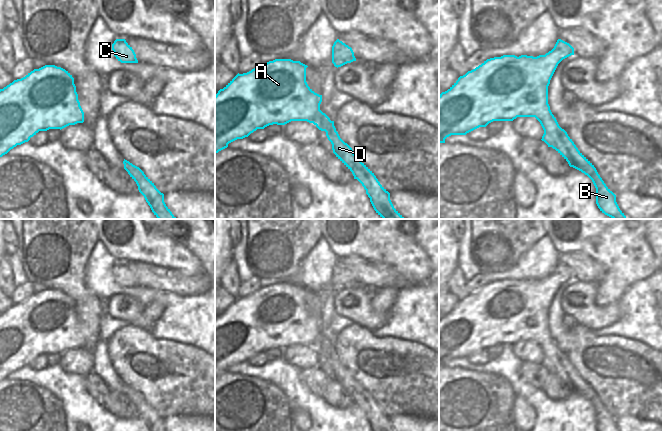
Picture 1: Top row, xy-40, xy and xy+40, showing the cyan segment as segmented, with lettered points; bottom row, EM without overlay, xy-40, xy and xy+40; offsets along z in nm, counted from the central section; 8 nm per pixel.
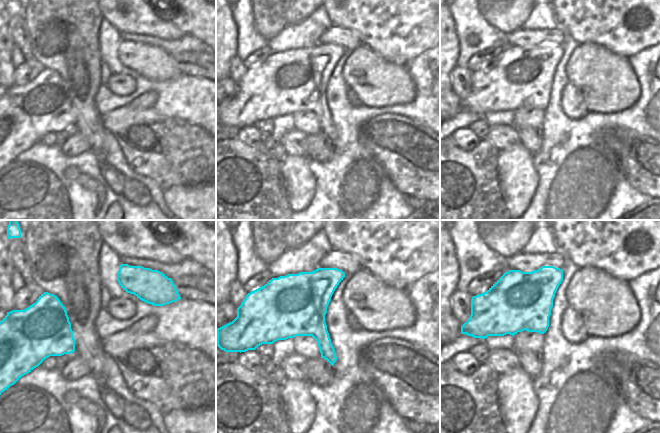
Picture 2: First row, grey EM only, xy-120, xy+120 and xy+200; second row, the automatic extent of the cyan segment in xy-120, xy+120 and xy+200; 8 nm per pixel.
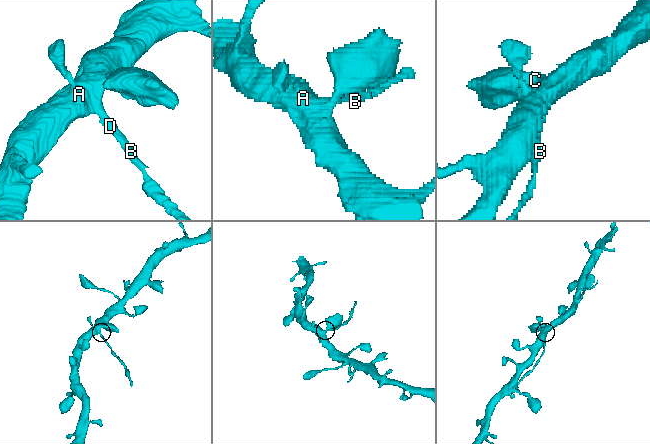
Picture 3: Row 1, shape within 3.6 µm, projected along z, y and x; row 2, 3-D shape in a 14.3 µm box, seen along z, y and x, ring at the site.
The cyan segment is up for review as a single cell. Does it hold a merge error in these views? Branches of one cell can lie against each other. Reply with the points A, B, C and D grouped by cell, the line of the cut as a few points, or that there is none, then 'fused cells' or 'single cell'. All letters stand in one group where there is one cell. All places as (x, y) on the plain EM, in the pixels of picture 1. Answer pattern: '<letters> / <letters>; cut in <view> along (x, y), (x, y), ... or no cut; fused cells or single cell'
A C / B D; cut in xy+40 along (560, 351), (552, 371); fused cells

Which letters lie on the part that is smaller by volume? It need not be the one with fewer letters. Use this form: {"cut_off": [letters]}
{"cut_off": ["B", "D"]}

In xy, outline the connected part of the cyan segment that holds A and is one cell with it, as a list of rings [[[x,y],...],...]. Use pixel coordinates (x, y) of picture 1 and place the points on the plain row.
[[[275,283],[260,287],[251,295],[237,298],[215,319],[215,378],[228,368],[248,361],[257,353],[291,345],[307,345],[325,355],[329,365],[334,362],[334,345],[320,334],[322,319],[315,317],[306,306],[306,292],[300,285]]]

